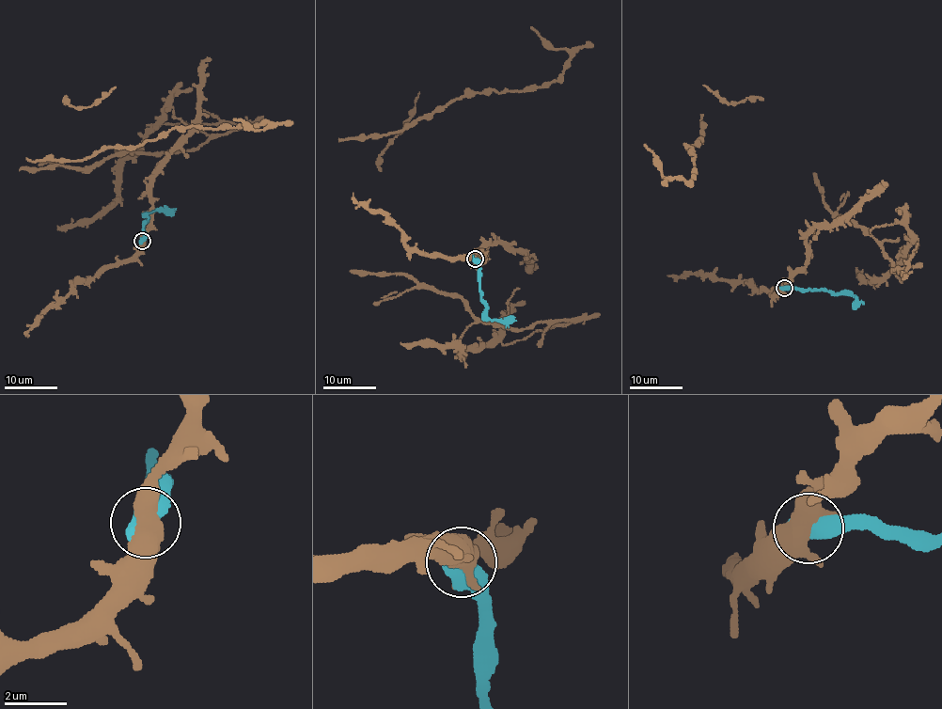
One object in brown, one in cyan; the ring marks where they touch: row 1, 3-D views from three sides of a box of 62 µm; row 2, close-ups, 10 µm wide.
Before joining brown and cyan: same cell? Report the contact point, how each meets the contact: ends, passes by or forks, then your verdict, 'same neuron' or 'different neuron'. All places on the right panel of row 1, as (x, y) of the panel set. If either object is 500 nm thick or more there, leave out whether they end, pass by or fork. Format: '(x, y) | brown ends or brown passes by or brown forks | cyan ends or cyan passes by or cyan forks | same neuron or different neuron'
(784, 288) | different neuron

